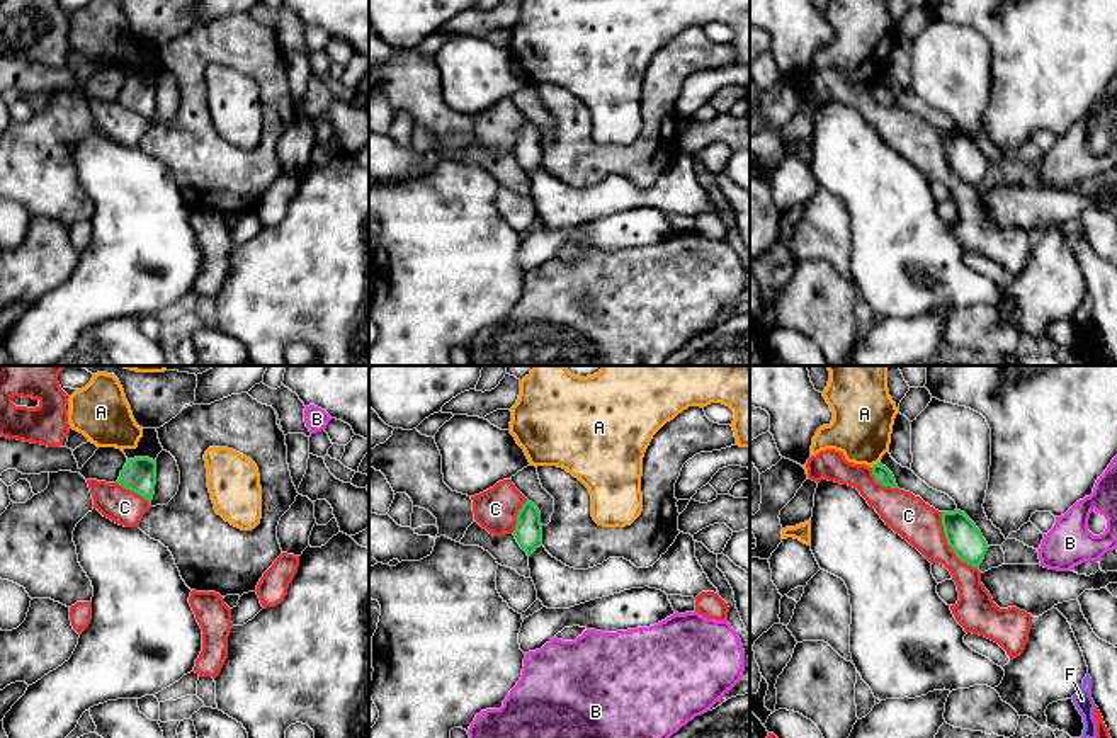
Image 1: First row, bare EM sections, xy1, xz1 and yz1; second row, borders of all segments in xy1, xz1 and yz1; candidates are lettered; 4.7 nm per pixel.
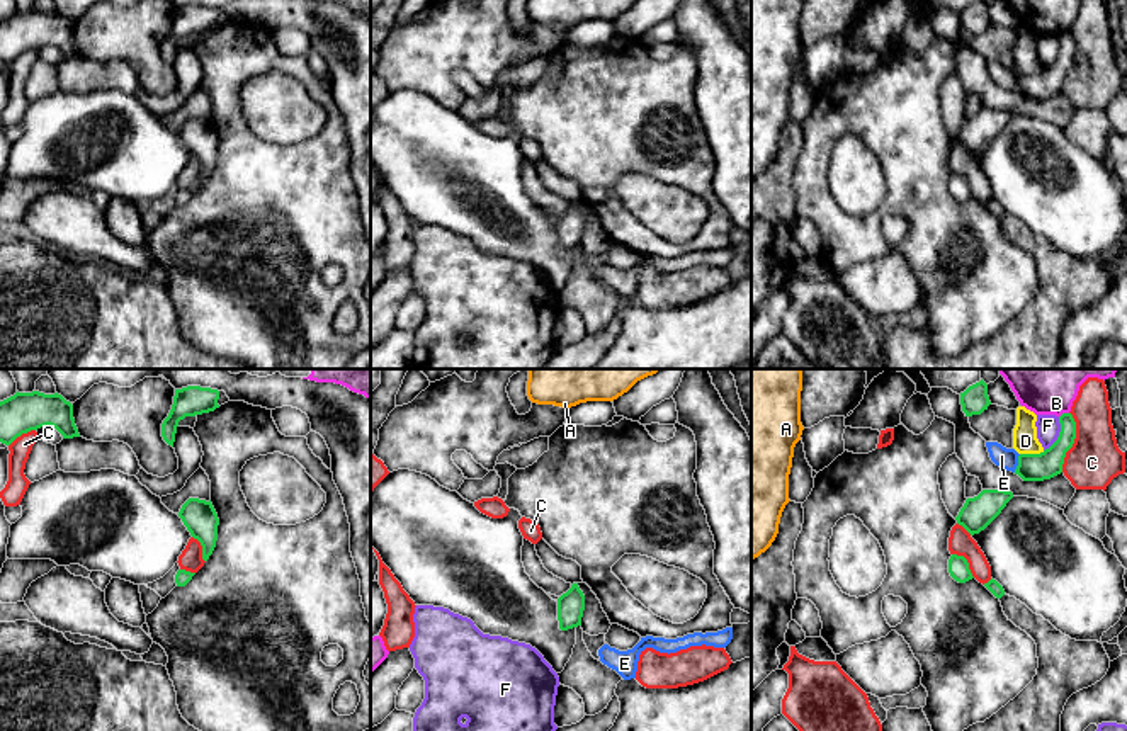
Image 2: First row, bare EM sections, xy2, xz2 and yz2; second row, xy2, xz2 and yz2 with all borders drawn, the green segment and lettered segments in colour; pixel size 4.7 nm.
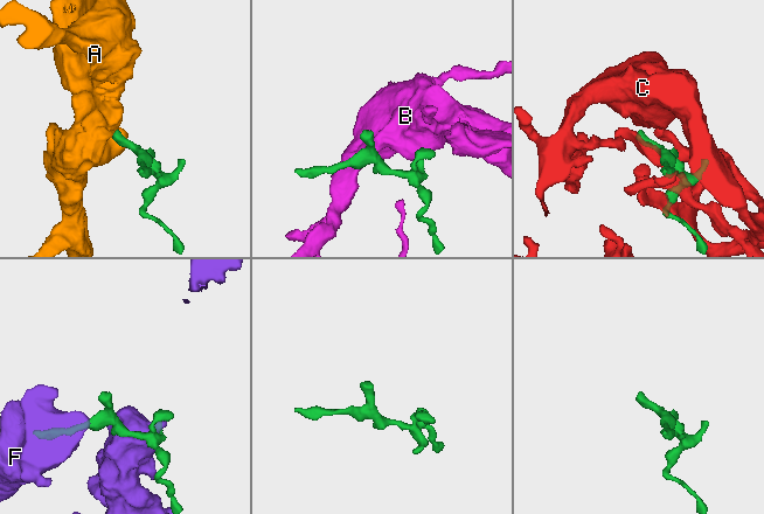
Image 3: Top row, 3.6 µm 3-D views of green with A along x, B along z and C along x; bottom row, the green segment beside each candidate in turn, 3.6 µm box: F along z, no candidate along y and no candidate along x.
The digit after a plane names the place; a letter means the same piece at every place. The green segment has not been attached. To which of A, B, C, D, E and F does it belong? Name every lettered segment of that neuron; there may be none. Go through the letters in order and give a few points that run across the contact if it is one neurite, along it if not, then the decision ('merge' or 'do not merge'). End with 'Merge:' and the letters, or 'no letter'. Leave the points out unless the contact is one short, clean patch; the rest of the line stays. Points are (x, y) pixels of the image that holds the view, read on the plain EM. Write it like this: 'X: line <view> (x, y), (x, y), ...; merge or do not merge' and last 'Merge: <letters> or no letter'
A: line yz1 (879, 80), (871, 85); do not merge
B: line yz2 (1068, 31), (1059, 36); do not merge
C: merge
D: line yz2 (1044, 70), (1020, 73); do not merge
E: line yz2 (1020, 73), (1013, 90); do not merge
F: do not merge
Merge: C

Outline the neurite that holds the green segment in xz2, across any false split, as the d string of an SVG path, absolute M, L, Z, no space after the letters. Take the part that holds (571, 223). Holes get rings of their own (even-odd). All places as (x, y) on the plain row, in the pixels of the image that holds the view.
M573 202L571 207L558 218L559 248L568 250L581 245L583 230L585 214L578 202Z

